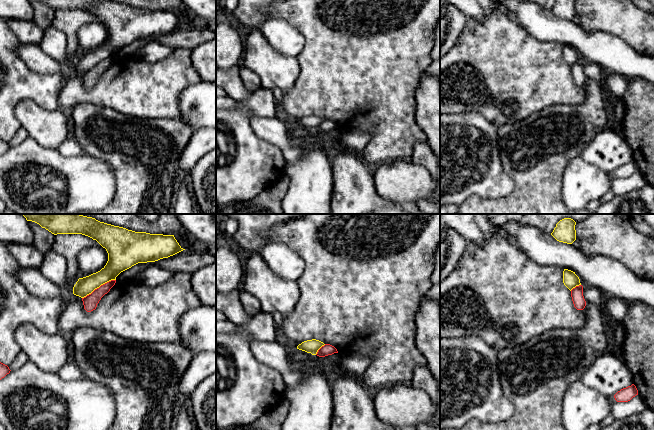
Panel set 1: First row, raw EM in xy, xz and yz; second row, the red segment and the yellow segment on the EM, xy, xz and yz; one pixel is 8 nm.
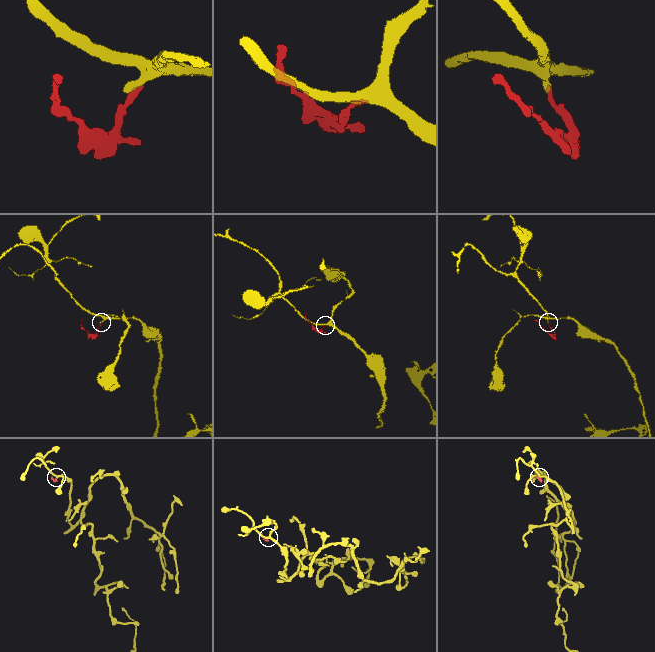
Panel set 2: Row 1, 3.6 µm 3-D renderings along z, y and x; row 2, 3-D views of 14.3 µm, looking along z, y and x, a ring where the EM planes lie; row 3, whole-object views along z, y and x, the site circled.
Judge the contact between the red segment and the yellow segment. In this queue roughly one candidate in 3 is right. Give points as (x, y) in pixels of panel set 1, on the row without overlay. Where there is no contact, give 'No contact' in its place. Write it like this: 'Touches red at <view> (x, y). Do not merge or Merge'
Touches red at xy (99, 63). Do not merge

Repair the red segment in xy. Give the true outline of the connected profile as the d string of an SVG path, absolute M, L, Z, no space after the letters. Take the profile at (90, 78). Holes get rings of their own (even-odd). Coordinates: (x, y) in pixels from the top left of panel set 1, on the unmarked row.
M111 56L101 61L99 64L95 65L91 70L82 74L84 85L87 88L95 86L101 74L110 67L110 65L115 61L115 59L116 56Z

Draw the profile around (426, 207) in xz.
M420 199L417 205L424 214L440 214L440 204L432 204L427 200Z

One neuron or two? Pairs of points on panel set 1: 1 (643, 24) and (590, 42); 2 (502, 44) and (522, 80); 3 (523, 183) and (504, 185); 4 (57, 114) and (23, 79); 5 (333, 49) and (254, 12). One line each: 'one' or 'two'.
1: two
2: one
3: two
4: two
5: two

